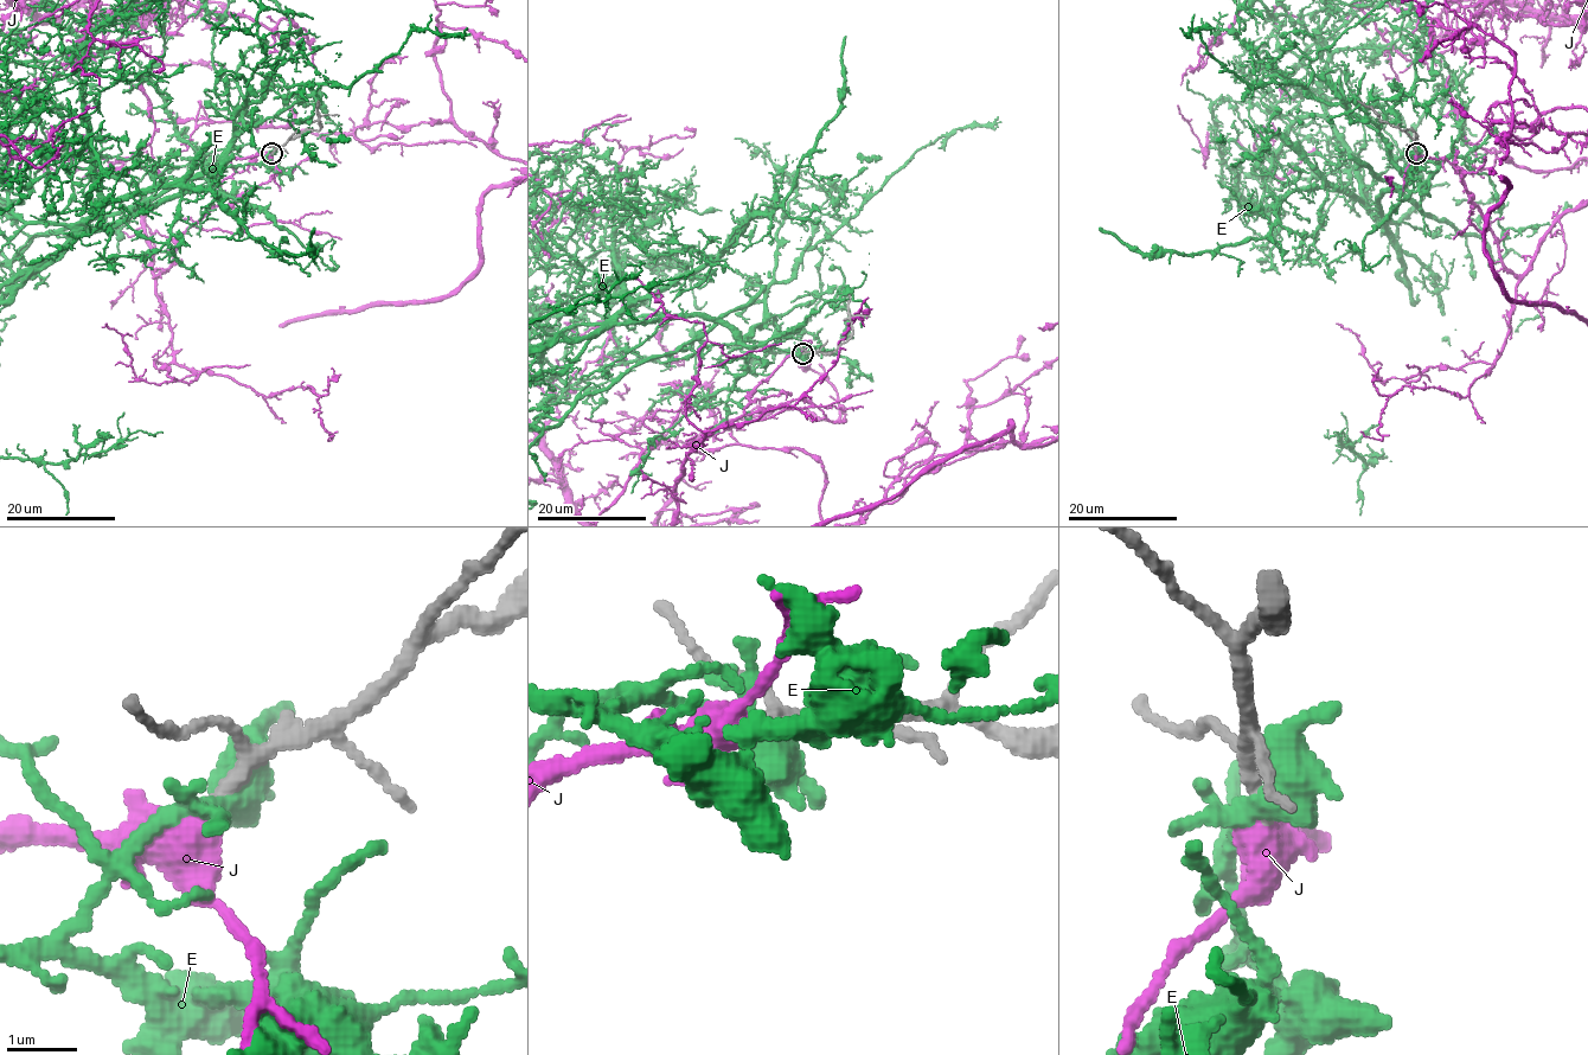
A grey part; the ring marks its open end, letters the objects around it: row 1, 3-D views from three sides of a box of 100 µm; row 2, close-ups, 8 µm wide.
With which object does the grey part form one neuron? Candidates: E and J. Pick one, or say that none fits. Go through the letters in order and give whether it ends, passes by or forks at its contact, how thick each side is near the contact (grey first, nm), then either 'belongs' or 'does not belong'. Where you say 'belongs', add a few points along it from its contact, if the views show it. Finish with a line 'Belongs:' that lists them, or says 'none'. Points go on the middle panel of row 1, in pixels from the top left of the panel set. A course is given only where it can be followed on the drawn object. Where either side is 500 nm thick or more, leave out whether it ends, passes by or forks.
E: 200 nm thick on the grey side, 500 nm on the other; does not belong
J: it forks there; 160 nm thick on the grey side, 360 nm on the other; belongs
Belongs: J

